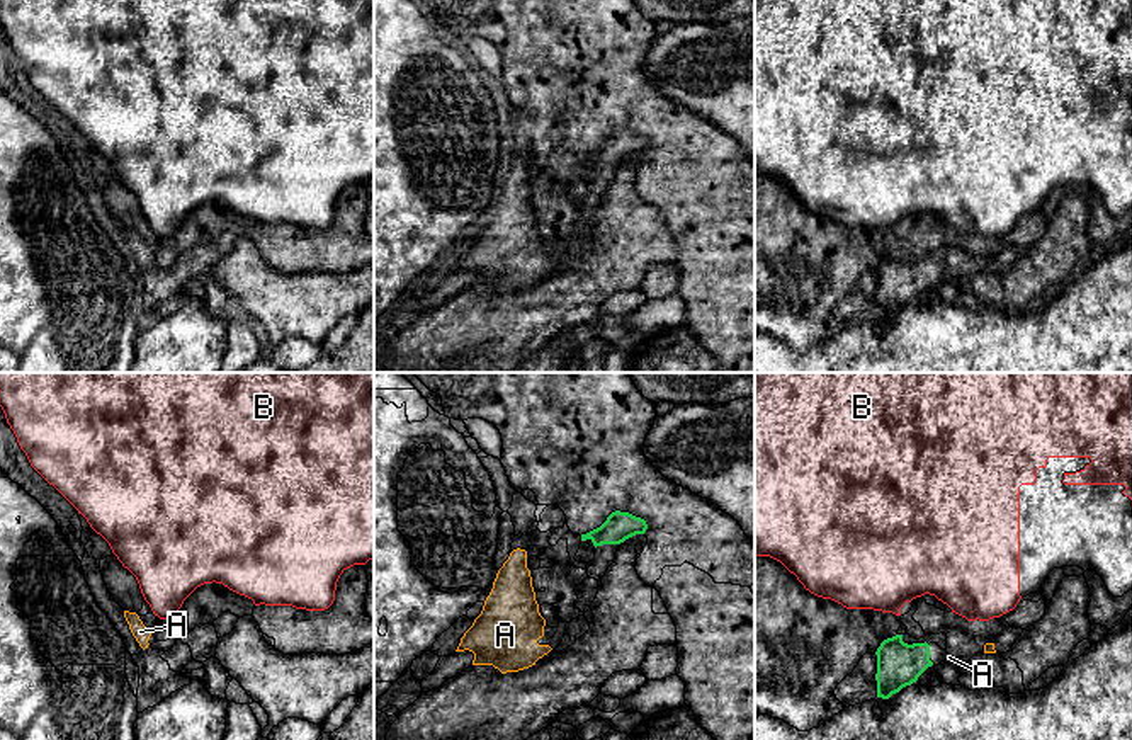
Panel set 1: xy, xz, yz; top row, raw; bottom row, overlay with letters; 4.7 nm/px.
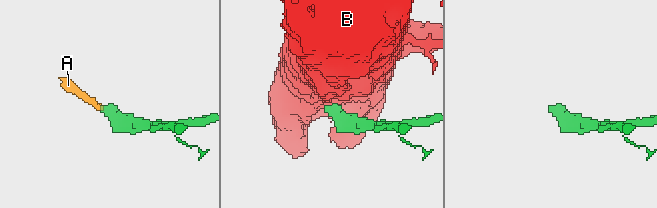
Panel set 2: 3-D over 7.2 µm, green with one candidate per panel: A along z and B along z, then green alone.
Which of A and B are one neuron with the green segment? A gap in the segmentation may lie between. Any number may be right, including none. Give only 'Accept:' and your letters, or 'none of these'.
Accept: A

